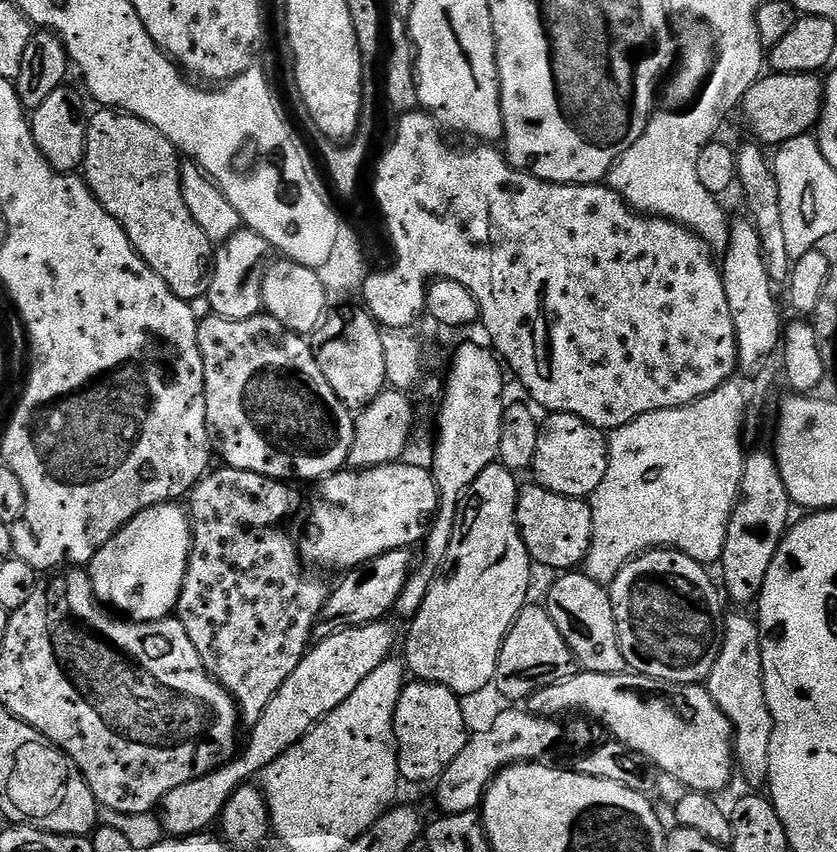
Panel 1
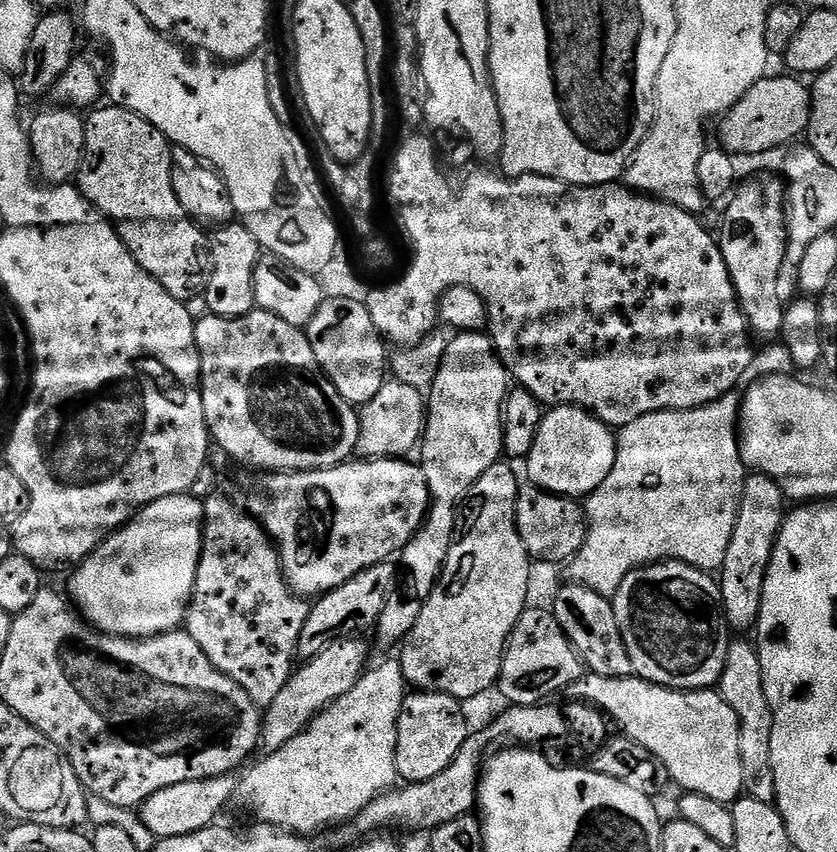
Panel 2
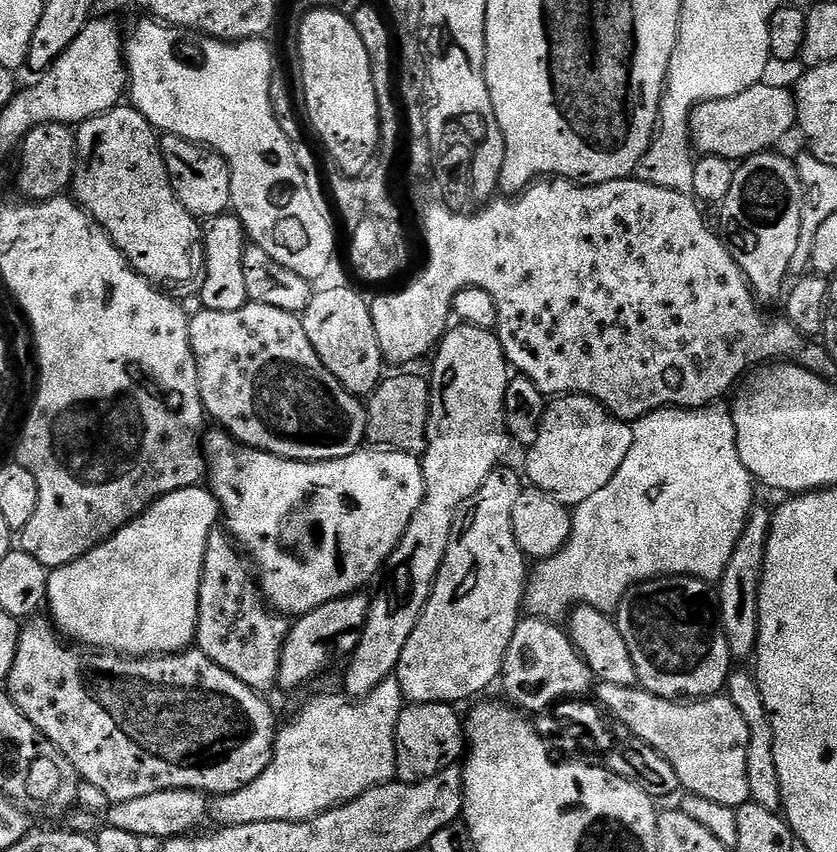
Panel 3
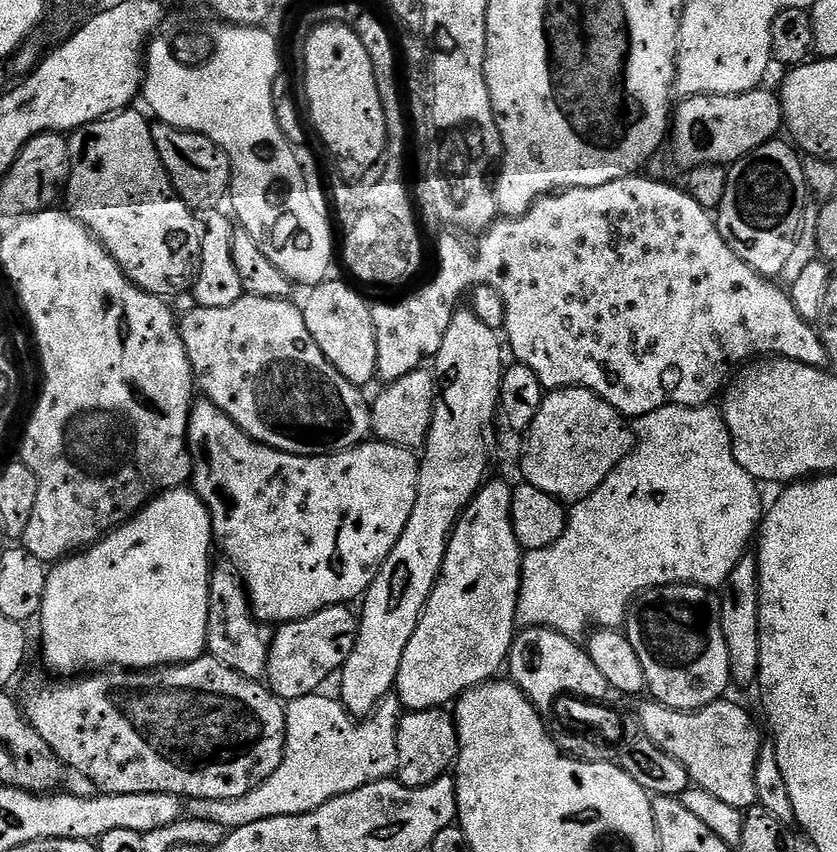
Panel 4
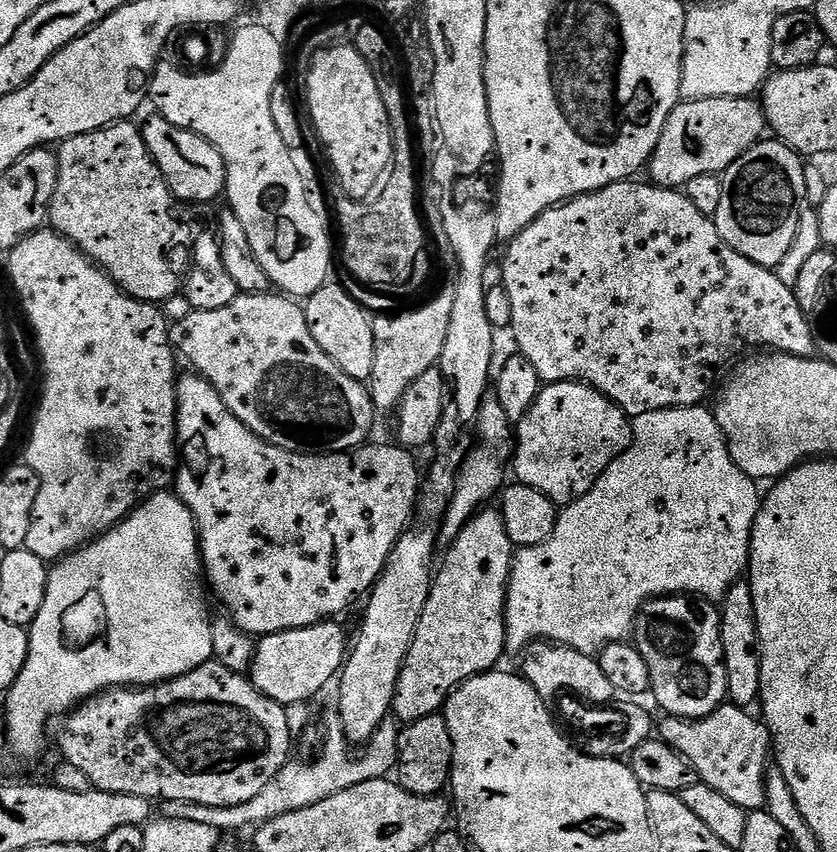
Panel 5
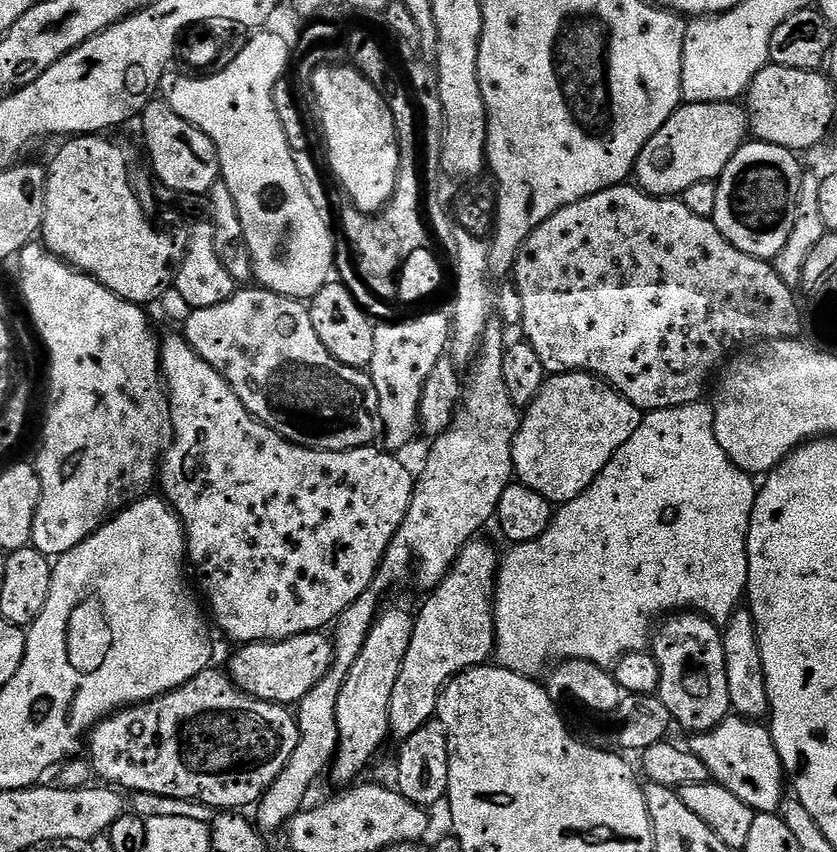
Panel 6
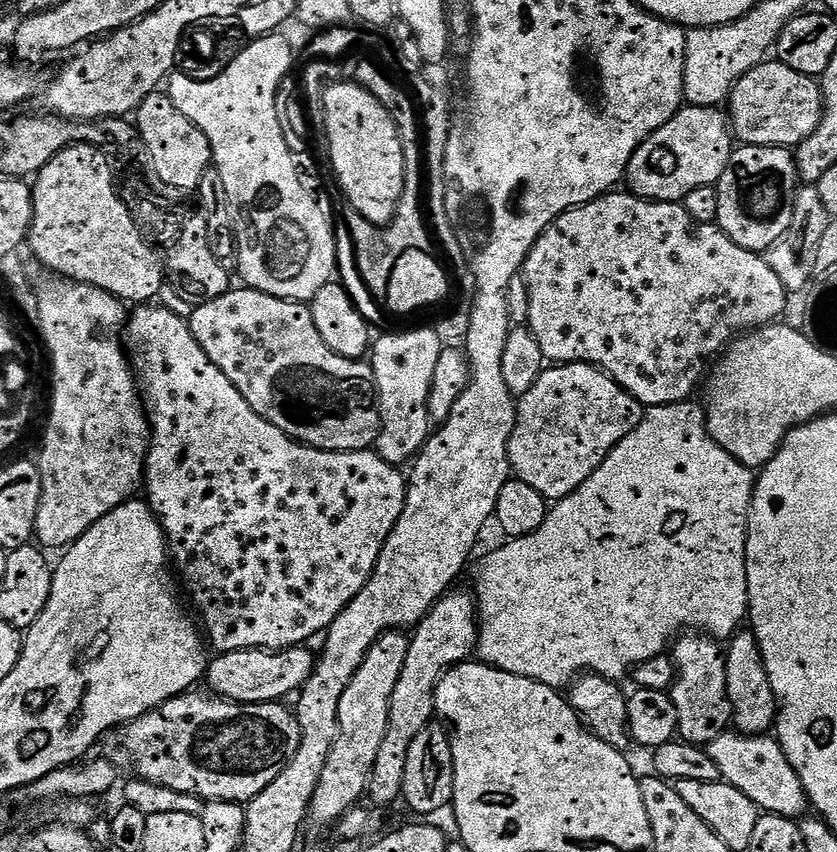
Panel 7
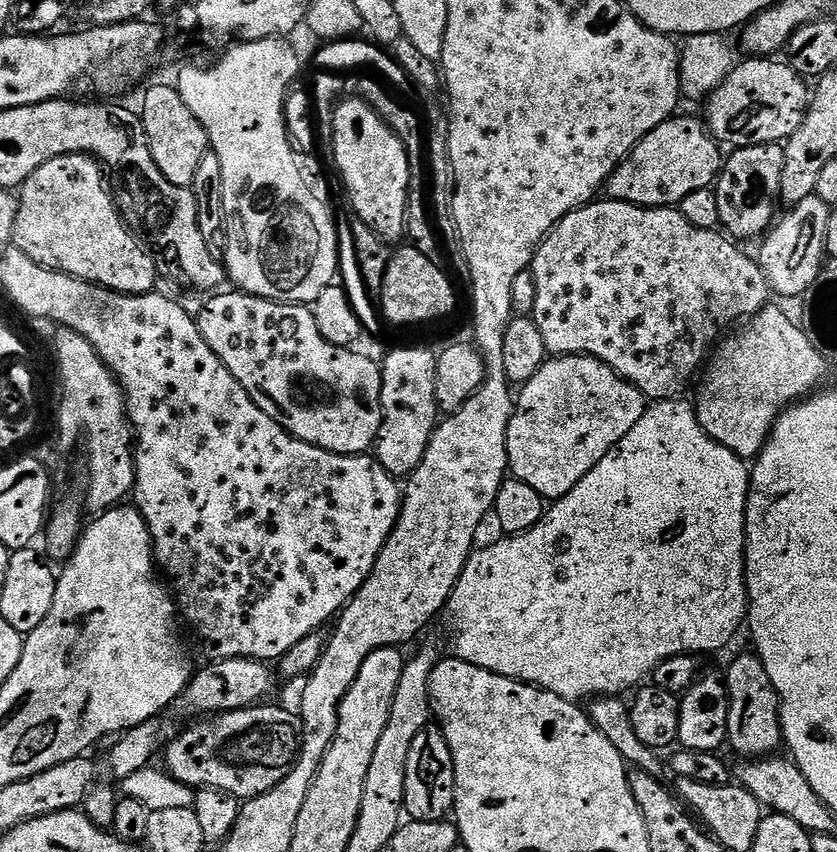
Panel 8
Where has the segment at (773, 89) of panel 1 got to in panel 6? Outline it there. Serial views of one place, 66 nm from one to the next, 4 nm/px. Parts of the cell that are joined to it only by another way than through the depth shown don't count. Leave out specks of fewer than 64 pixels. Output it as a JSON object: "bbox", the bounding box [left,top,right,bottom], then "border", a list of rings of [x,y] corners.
{"bbox":[634,102,750,198],"border":[[[736,102],[681,103],[636,160],[634,180],[640,191],[649,196],[676,198],[694,186],[694,182],[719,180],[730,158],[738,154],[750,136],[747,111],[738,105]]]}

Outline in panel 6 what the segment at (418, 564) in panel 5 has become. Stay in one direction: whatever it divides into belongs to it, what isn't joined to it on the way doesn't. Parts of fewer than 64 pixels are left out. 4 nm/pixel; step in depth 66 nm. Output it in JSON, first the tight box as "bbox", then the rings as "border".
{"bbox":[330,608,413,786],"border":[[[388,608],[376,617],[372,629],[368,632],[366,642],[362,646],[362,654],[358,654],[358,662],[350,666],[346,674],[346,682],[342,686],[342,694],[338,694],[338,746],[330,765],[330,777],[340,786],[348,786],[361,779],[360,771],[376,756],[376,751],[389,739],[388,715],[390,714],[390,694],[394,694],[394,682],[398,682],[398,670],[402,670],[402,662],[406,658],[406,650],[410,650],[412,637],[413,613],[404,608]]]}

